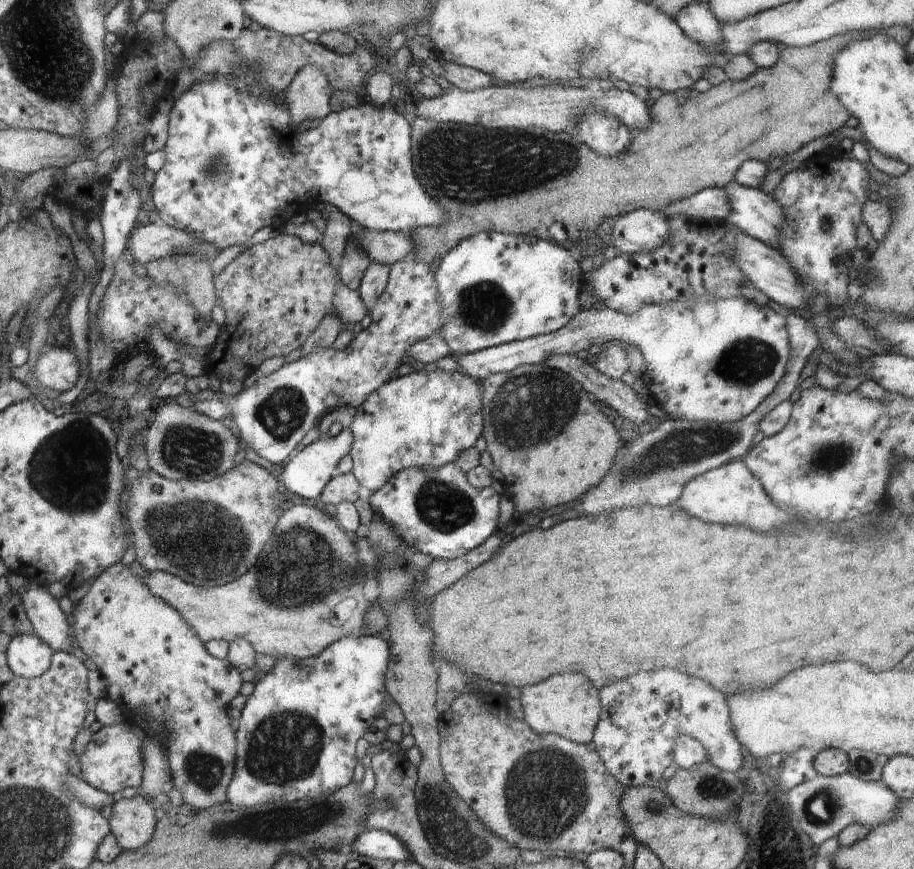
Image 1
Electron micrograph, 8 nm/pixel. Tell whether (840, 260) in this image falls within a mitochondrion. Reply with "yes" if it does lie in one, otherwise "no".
no

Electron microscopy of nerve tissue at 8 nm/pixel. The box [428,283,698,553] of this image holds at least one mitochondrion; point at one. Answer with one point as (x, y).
(530, 408)

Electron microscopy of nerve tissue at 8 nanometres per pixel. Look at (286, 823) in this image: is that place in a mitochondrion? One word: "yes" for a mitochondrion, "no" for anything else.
yes

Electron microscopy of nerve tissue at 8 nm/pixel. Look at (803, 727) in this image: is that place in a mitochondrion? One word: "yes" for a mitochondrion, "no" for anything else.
no

